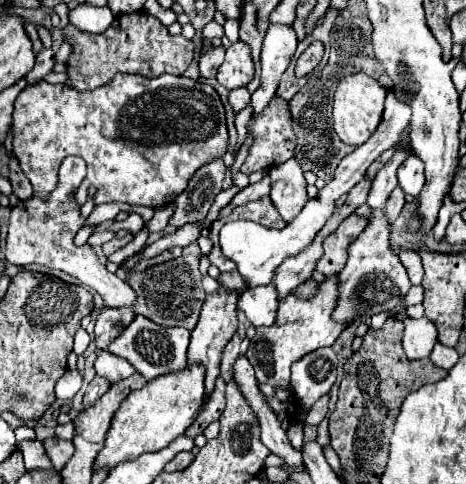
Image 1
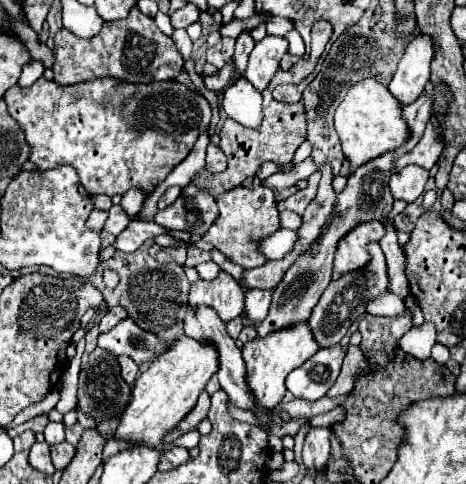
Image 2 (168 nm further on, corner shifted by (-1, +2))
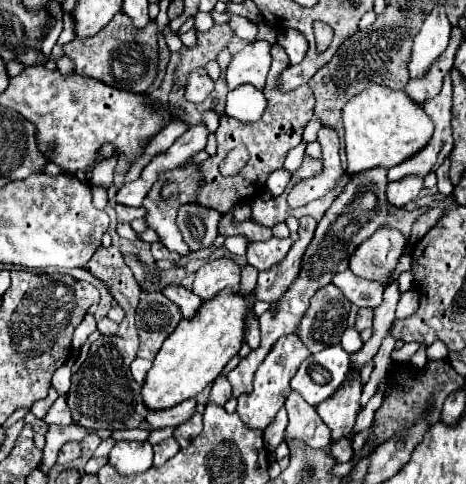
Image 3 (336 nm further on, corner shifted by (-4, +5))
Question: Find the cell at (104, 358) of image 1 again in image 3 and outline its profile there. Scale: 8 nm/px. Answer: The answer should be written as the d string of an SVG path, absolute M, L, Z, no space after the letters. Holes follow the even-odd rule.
M135 357L135 361L131 363L133 379L135 379L137 383L143 383L143 381L145 381L145 375L147 375L147 371L149 371L149 367L151 367L151 361L141 359L141 357Z

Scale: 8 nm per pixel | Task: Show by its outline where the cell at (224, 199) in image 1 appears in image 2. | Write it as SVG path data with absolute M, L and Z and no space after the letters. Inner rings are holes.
M133 220L127 228L117 237L113 246L120 251L132 253L137 250L146 239L154 238L158 235L164 235L171 232L153 221Z

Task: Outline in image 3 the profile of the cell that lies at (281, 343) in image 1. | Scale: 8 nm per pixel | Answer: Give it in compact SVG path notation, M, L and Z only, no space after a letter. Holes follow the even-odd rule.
M297 333L291 335L283 335L267 353L267 357L263 359L263 363L259 365L259 369L255 371L253 377L253 391L251 393L243 393L239 397L239 405L237 405L237 413L241 413L241 419L249 425L249 427L257 427L257 429L265 429L277 415L277 411L285 405L287 395L291 393L289 381L291 377L297 373L299 365L307 359L311 351L305 347L305 343L301 343L301 337Z

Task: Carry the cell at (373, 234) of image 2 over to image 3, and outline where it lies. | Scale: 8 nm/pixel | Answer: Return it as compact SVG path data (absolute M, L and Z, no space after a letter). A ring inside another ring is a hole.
M381 227L355 249L349 261L349 269L357 277L389 283L389 275L403 255L405 241L407 239L401 235L401 231L393 227Z

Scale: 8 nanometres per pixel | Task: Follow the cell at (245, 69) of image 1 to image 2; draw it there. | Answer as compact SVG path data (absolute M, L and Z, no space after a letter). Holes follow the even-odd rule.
M230 62L230 64L226 64L218 74L214 74L214 76L204 76L204 86L206 86L208 90L212 90L212 92L222 90L222 88L230 82L232 70L234 70L234 66L232 66L232 62Z

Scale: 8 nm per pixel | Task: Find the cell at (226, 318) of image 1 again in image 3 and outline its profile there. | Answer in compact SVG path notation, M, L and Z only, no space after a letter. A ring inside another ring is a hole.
M215 259L203 265L195 273L193 293L199 295L203 301L217 297L223 289L231 289L233 293L239 291L239 265L233 259Z

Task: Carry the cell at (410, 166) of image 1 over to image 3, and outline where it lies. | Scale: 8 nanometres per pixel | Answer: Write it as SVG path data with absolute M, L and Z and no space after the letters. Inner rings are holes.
M407 175L401 181L393 181L387 187L389 203L393 207L403 207L405 203L415 201L421 189L423 189L423 177L421 175Z

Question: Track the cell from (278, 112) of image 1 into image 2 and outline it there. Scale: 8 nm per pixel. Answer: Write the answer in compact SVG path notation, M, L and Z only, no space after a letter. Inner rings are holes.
M278 74L266 86L266 90L262 92L262 96L264 96L264 120L262 120L262 126L258 130L244 128L230 118L224 122L224 126L220 130L220 150L228 158L228 168L220 174L208 172L204 168L192 178L190 184L200 186L202 190L210 192L216 200L226 190L232 190L234 186L240 186L248 176L254 176L264 162L274 162L278 166L284 166L284 164L292 162L296 148L306 140L306 110L304 110L302 102L296 102L296 104L276 102L272 98L272 90L274 90L276 84L278 84Z

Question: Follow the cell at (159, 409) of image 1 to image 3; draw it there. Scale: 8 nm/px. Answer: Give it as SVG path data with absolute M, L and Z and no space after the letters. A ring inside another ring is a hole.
M225 291L225 295L217 295L217 299L205 301L205 307L201 307L201 315L197 315L197 319L181 319L173 335L165 339L163 347L153 359L153 367L145 377L145 383L141 387L145 405L151 411L169 409L183 403L185 399L195 397L209 383L213 383L229 363L229 359L239 351L241 341L245 341L245 313L253 307L253 303L253 295L245 299L239 293L229 295L229 291Z

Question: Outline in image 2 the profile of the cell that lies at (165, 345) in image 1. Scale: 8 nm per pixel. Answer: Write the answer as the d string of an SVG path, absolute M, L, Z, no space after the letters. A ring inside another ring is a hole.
M130 318L118 322L110 332L104 332L98 336L98 346L114 352L114 354L126 354L136 364L142 364L146 360L152 360L154 356L162 354L168 346L158 342L158 338L152 332L140 330Z

